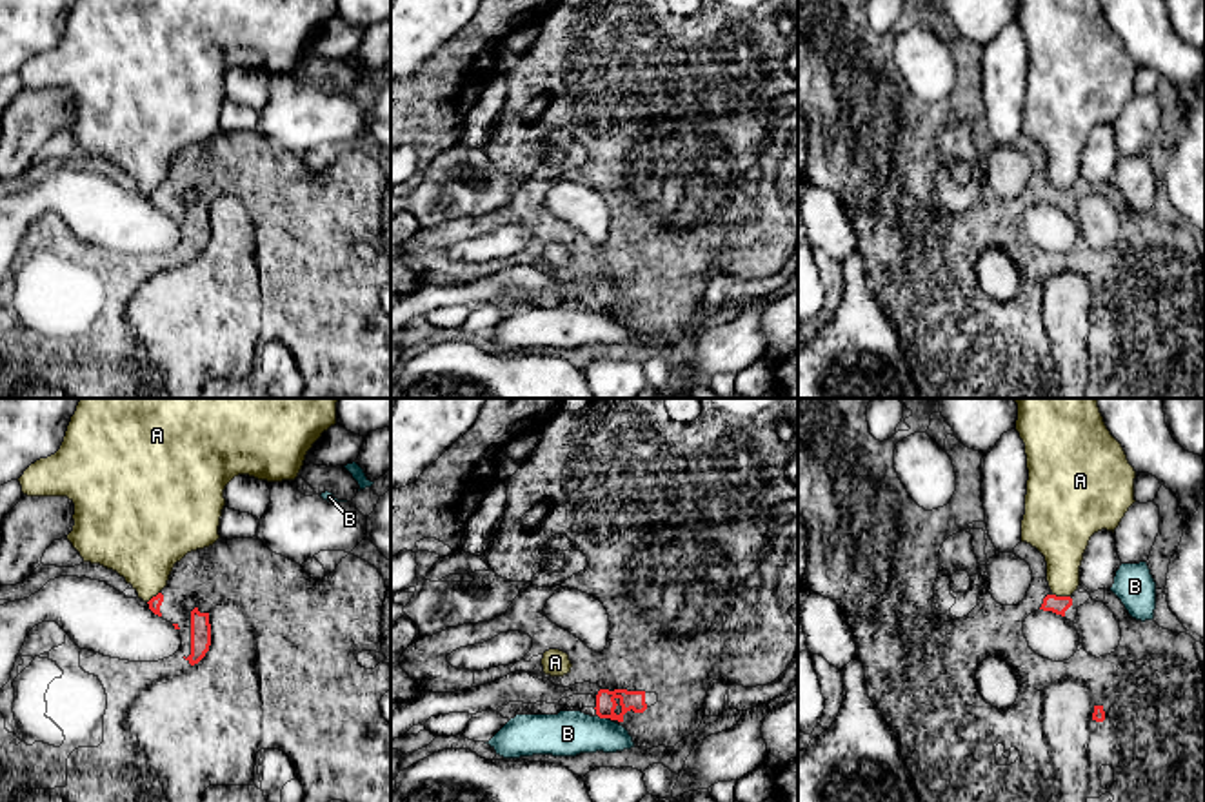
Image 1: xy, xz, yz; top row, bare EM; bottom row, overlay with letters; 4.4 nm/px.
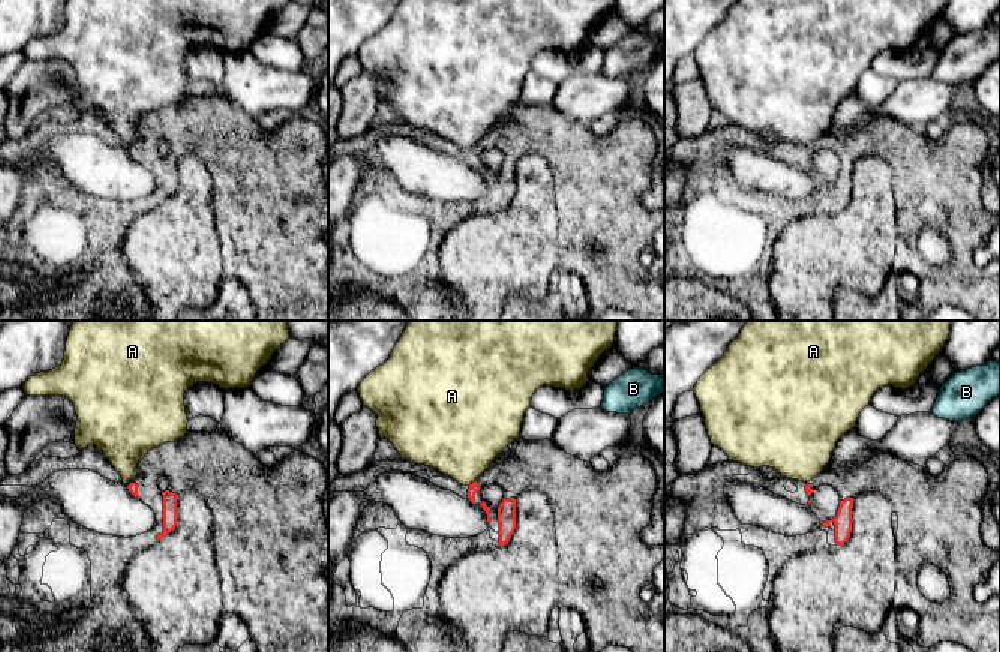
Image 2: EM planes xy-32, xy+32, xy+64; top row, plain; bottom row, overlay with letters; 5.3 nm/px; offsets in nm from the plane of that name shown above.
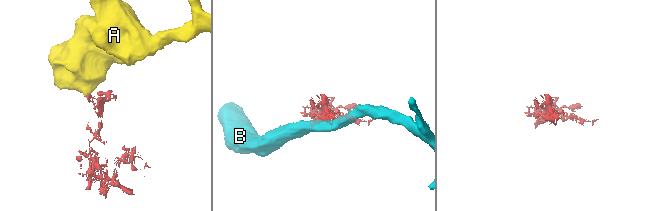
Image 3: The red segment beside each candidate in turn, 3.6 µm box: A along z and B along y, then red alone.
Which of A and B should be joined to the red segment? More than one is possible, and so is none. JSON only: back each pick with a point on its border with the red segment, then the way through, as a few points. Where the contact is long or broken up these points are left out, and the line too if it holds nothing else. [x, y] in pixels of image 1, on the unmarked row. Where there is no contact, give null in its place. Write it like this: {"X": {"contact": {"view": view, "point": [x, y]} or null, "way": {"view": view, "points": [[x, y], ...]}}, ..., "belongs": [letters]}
{"belongs": []}

